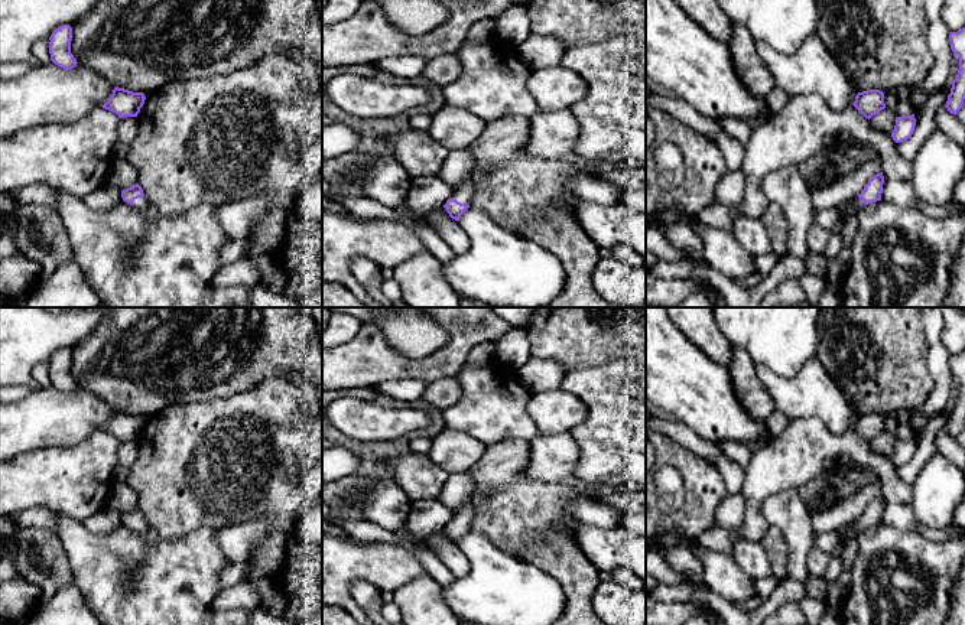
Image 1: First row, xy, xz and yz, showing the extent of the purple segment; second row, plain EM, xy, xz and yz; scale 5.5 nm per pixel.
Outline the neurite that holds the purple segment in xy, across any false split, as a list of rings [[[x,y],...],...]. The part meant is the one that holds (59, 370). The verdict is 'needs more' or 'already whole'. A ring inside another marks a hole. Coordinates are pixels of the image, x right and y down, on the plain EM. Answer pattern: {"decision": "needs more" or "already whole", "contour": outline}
{"decision": "already whole", "contour": [[[69,348],[59,349],[49,364],[51,384],[64,393],[75,391],[78,385],[71,377],[72,351]]]}

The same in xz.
{"decision": "needs more", "contour": [[[474,495],[462,505],[462,508],[454,514],[452,521],[446,524],[443,531],[449,540],[459,544],[461,538],[471,530],[474,518]]]}

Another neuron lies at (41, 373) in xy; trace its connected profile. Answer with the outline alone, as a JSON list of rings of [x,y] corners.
[[[40,362],[33,368],[33,378],[39,388],[51,387],[49,362]]]

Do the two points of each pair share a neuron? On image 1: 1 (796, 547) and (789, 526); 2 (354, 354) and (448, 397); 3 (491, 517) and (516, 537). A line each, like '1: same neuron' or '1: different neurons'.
1: same neuron
2: different neurons
3: same neuron

